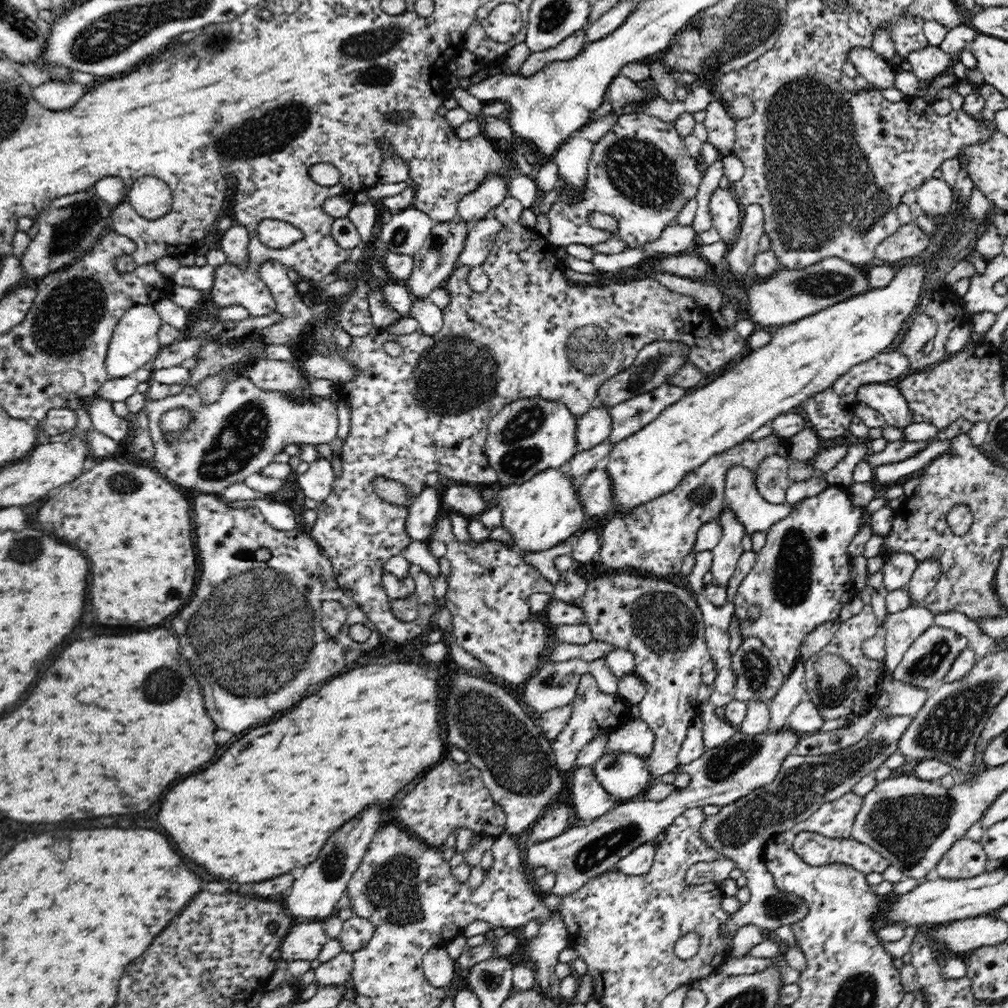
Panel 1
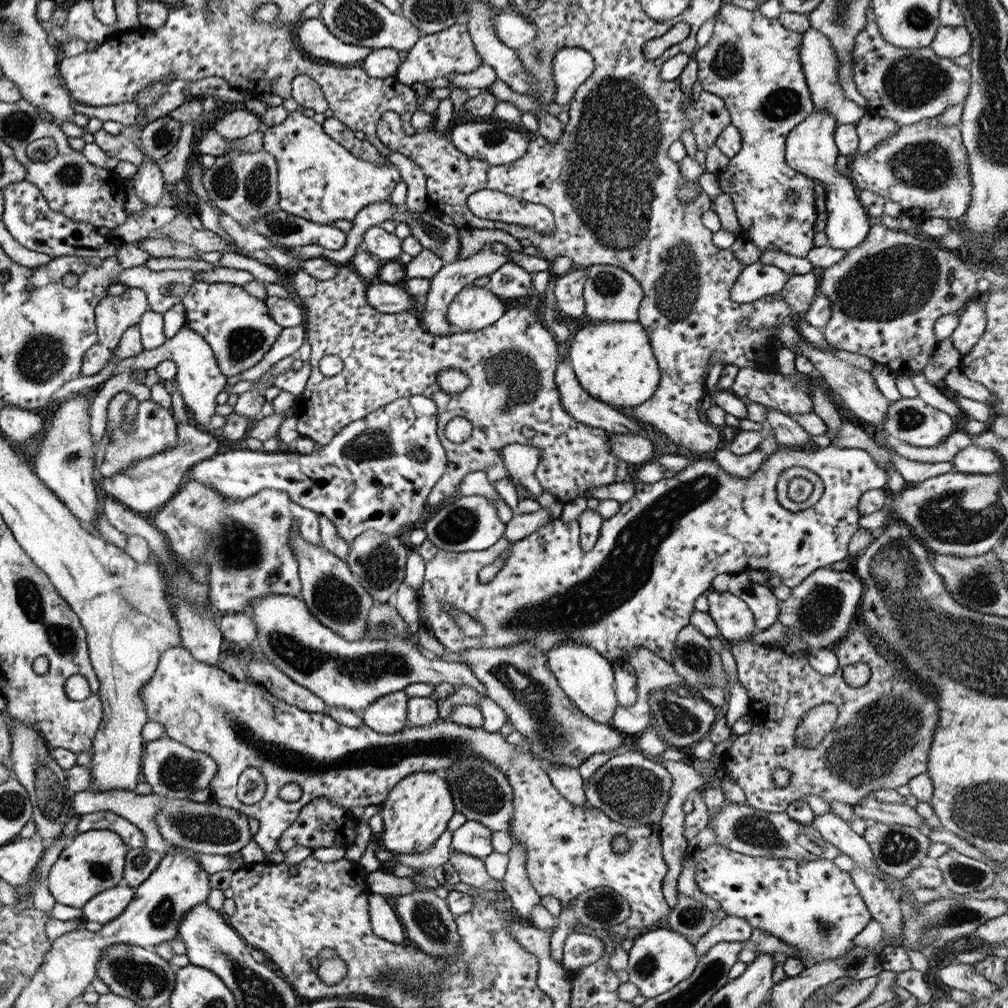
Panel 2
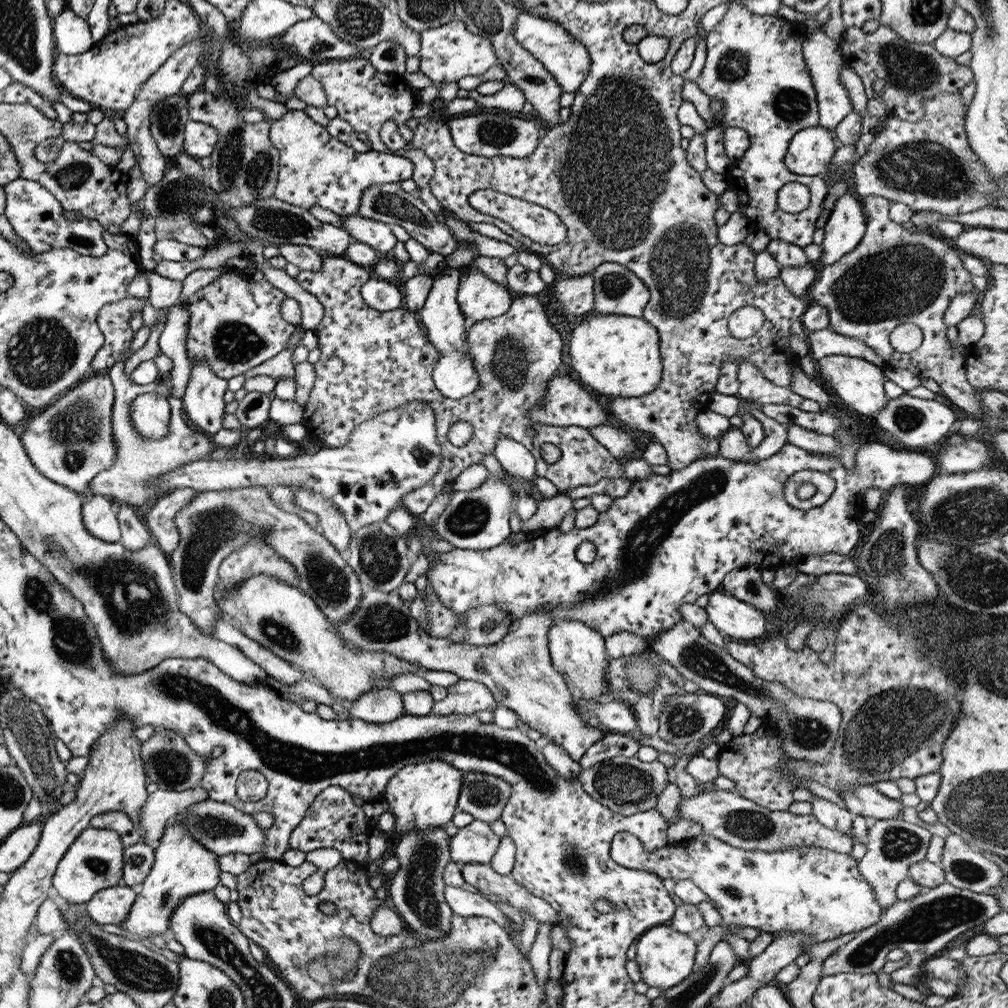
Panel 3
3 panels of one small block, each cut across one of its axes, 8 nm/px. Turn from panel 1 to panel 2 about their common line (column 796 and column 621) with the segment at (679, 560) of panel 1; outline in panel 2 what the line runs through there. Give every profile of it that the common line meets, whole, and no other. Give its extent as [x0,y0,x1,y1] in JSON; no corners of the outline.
[287,265,630,509]

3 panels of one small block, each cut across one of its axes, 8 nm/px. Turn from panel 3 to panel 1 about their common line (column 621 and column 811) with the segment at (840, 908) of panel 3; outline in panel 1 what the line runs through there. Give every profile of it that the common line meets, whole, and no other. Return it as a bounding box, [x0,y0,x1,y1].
[793,832,890,872]

